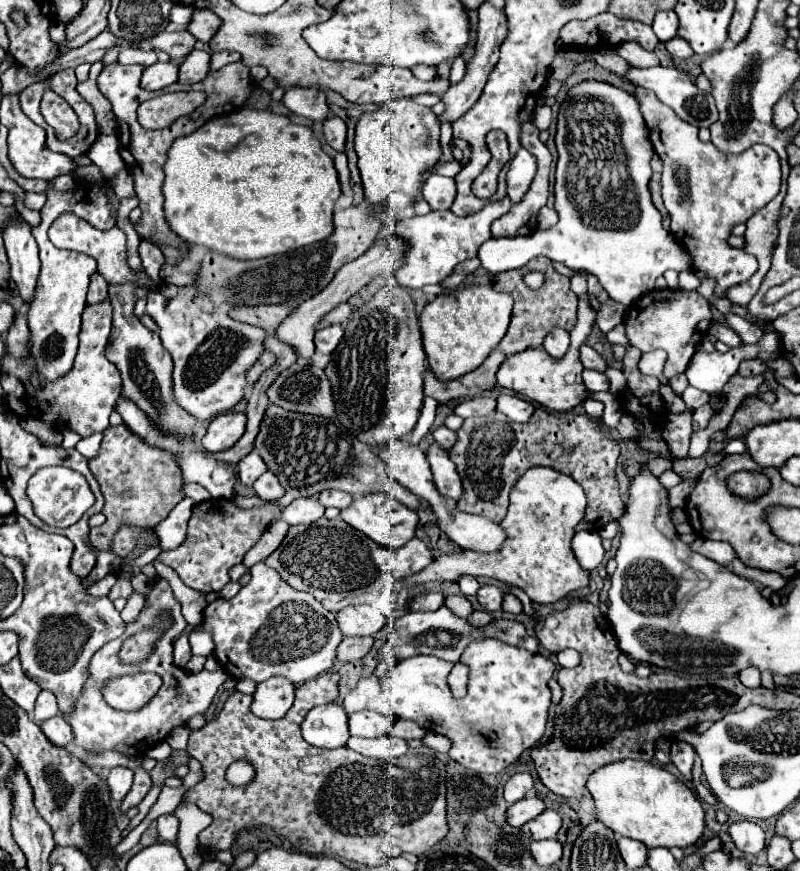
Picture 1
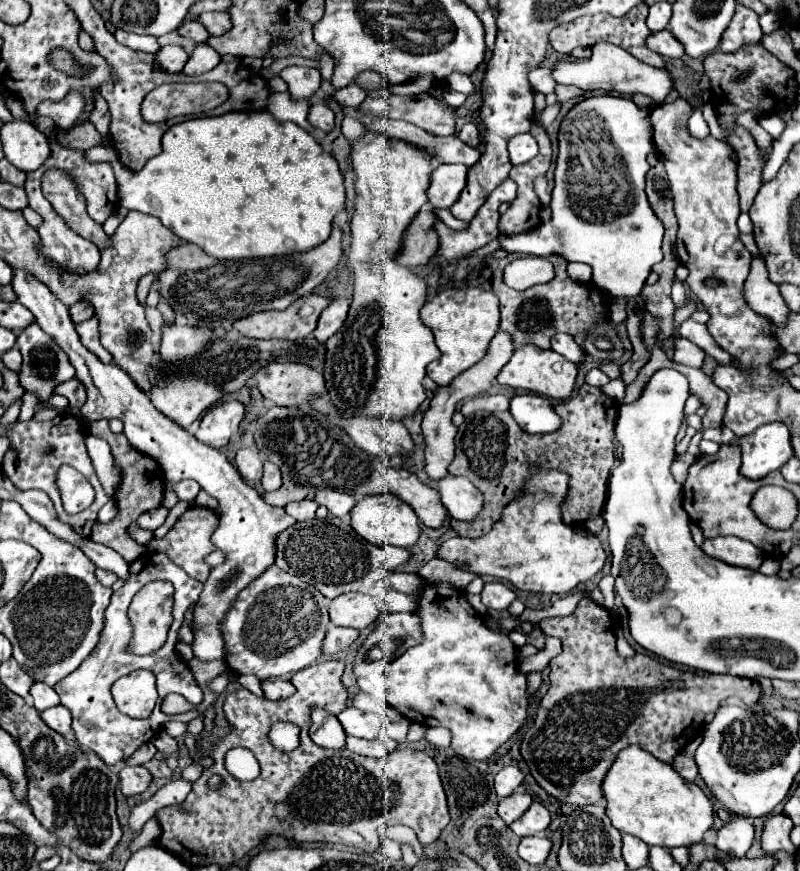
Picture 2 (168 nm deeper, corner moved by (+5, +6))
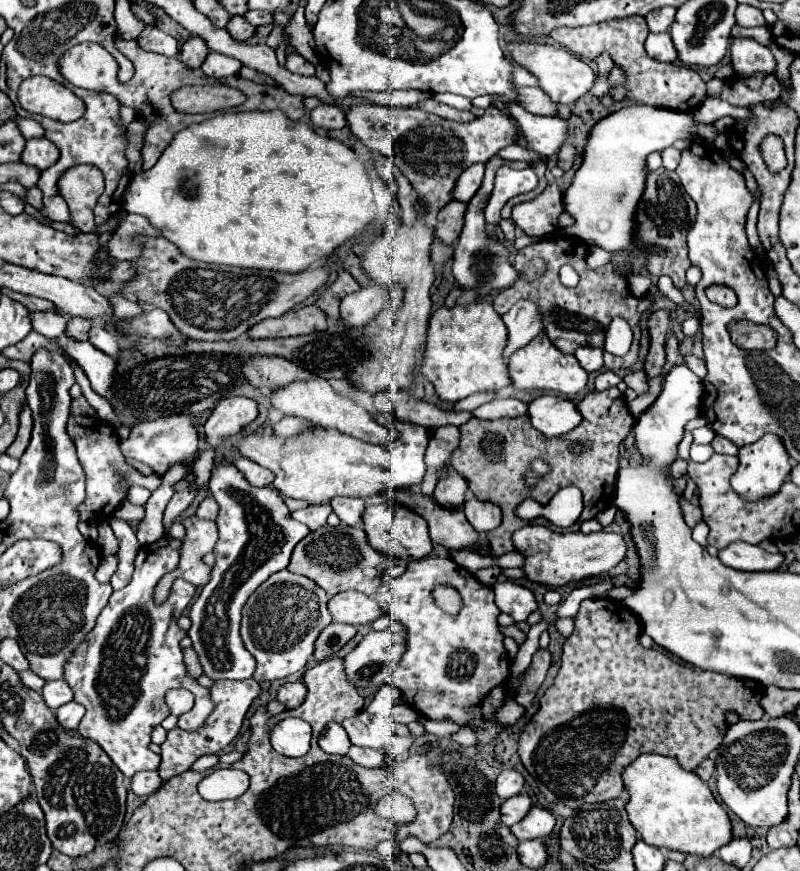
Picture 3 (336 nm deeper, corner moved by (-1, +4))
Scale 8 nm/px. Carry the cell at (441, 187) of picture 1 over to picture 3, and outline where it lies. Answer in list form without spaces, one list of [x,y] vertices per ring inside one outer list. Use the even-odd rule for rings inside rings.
[[[474,163],[468,169],[464,169],[462,175],[456,179],[452,199],[468,203],[472,199],[472,195],[478,191],[482,177],[484,177],[484,165],[482,163]]]

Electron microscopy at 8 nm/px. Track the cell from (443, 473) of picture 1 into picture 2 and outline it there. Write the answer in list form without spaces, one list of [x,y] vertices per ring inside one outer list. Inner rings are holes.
[[[448,475],[442,481],[438,481],[438,491],[442,495],[442,503],[458,521],[474,521],[474,517],[484,507],[482,493],[476,491],[466,477]]]

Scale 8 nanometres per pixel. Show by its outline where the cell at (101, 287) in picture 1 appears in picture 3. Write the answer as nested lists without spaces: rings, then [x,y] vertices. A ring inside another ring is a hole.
[[[70,317],[66,333],[78,341],[88,341],[88,331],[90,331],[92,321],[90,319],[82,319],[82,317]]]

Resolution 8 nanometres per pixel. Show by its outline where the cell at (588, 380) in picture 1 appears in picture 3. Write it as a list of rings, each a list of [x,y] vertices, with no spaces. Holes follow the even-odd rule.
[[[602,371],[598,377],[596,377],[596,389],[598,391],[604,391],[604,389],[610,389],[610,387],[616,387],[622,379],[612,373],[612,371]]]

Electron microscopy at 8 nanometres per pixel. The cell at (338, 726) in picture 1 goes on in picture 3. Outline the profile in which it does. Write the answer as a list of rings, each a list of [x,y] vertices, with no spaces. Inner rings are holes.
[[[328,723],[326,729],[322,731],[322,735],[318,737],[318,745],[322,747],[322,751],[326,753],[336,753],[336,755],[346,755],[350,749],[350,739],[344,731],[342,725],[338,723]]]

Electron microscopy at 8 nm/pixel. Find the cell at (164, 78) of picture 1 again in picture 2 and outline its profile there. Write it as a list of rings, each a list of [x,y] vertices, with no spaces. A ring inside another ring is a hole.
[[[168,45],[168,47],[162,47],[158,53],[156,53],[156,65],[158,69],[162,71],[170,71],[170,73],[178,73],[184,69],[188,61],[188,53],[178,47],[178,45]]]

